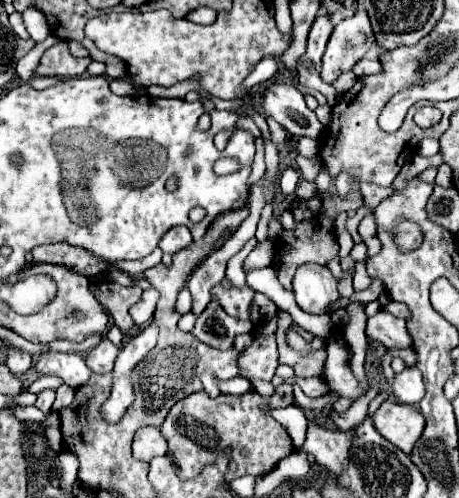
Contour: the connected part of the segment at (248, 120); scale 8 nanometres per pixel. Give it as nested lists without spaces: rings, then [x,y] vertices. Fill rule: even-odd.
[[[240,115],[236,126],[237,128],[249,131],[255,138],[261,136],[261,131],[249,115]]]

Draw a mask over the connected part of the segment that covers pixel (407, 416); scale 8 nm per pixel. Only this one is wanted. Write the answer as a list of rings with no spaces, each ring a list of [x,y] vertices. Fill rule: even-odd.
[[[385,400],[373,414],[373,426],[393,446],[401,448],[405,454],[411,454],[413,444],[421,438],[425,420],[415,406]]]

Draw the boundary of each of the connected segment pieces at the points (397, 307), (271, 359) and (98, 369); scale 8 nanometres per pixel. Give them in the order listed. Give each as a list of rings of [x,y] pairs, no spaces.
[[[391,301],[387,306],[382,308],[386,312],[393,314],[395,317],[407,320],[410,316],[410,311],[406,304]]]
[[[261,328],[253,330],[253,344],[239,352],[237,366],[247,380],[271,380],[277,368],[275,336],[263,336]]]
[[[107,336],[101,338],[99,346],[95,346],[91,352],[85,354],[85,364],[95,372],[95,374],[109,374],[113,370],[113,360],[117,358],[119,348],[107,340]]]

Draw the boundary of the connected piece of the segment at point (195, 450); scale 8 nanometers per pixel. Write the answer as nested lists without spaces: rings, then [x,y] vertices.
[[[281,384],[269,400],[259,396],[255,390],[249,390],[241,396],[219,394],[217,398],[209,398],[205,392],[195,392],[179,400],[161,424],[161,434],[169,444],[167,456],[175,462],[179,478],[197,478],[203,466],[213,464],[217,454],[221,452],[229,452],[229,468],[225,474],[225,482],[231,482],[243,474],[269,474],[281,458],[289,456],[293,452],[291,436],[287,434],[285,426],[261,414],[259,404],[263,402],[271,406],[289,406],[293,402],[293,388]]]

